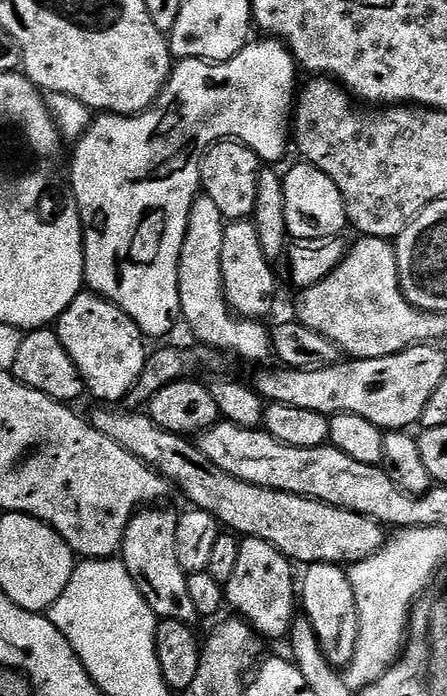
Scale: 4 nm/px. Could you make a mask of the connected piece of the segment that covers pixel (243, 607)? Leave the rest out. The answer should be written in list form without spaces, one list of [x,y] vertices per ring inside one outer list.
[[[258,538],[240,540],[238,562],[234,578],[224,585],[224,599],[227,607],[233,608],[235,615],[247,622],[257,636],[268,640],[280,640],[289,635],[292,621],[298,616],[298,580],[292,577],[293,561]]]

